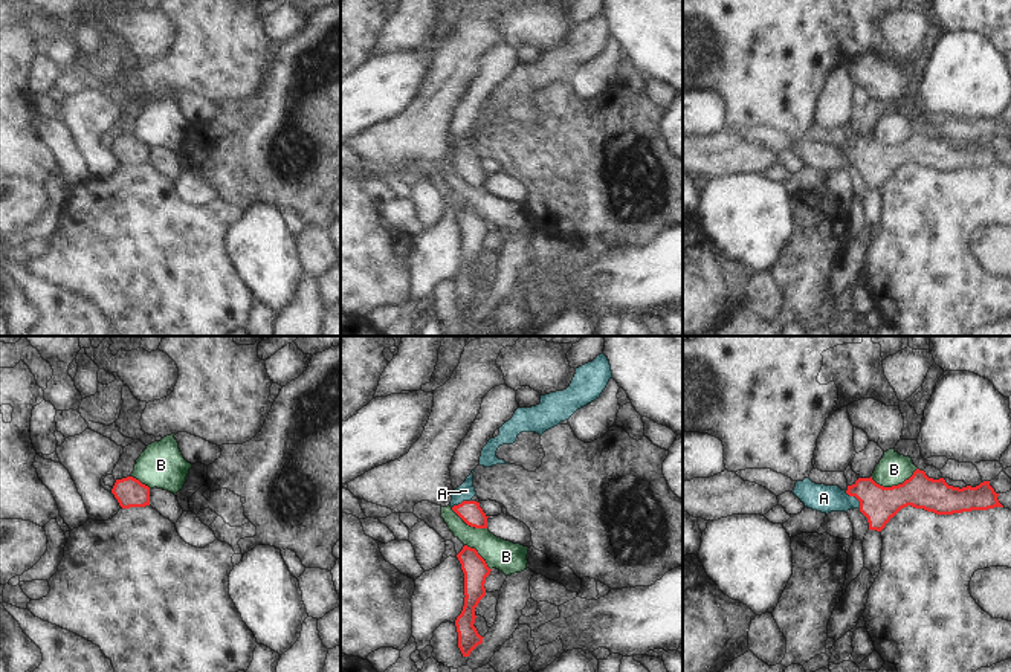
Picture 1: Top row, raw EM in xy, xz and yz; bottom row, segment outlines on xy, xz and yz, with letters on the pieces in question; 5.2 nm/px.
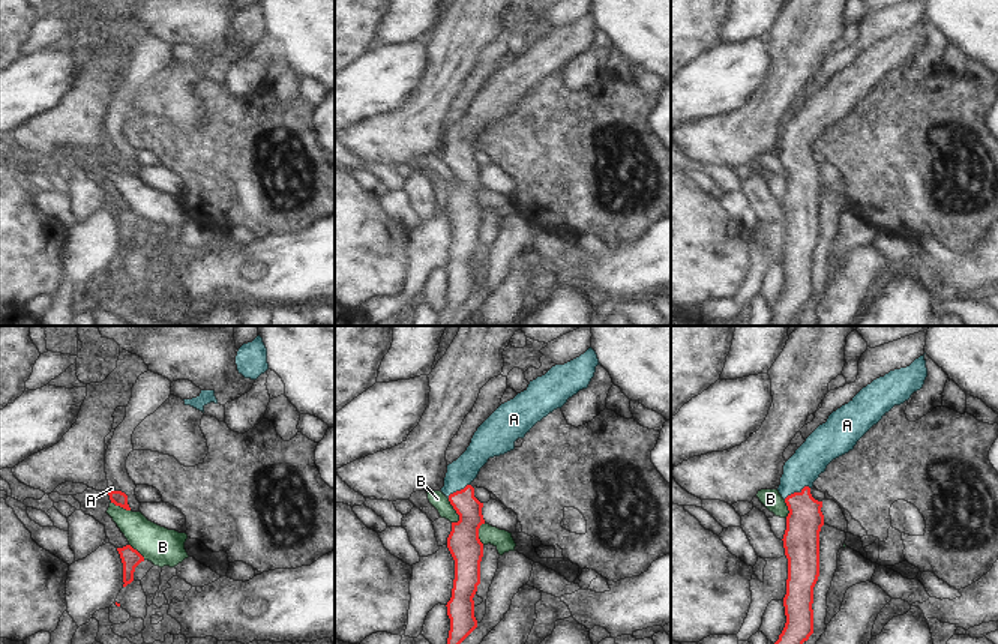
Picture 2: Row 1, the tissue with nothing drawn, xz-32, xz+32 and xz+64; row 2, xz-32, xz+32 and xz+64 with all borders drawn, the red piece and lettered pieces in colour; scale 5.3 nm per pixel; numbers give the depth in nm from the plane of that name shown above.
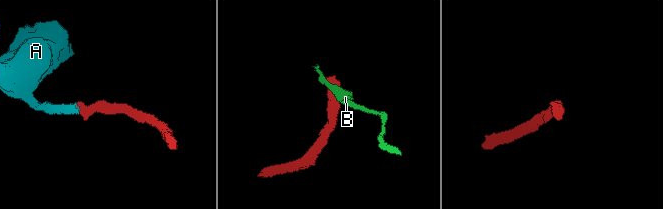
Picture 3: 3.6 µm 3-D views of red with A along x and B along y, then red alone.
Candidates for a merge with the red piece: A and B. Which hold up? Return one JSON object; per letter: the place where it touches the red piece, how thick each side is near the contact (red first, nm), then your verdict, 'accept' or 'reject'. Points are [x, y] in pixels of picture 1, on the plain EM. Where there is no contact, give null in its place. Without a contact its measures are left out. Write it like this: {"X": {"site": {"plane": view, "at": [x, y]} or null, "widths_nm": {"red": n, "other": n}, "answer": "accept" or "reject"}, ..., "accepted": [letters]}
{"A": {"site": {"plane": "yz", "at": [855, 155]}, "widths_nm": {"red": 190, "other": 140}, "answer": "accept"}, "B": {"site": {"plane": "yz", "at": [894, 144]}, "widths_nm": {"red": 190, "other": 170}, "answer": "reject"}, "accepted": ["A"]}

